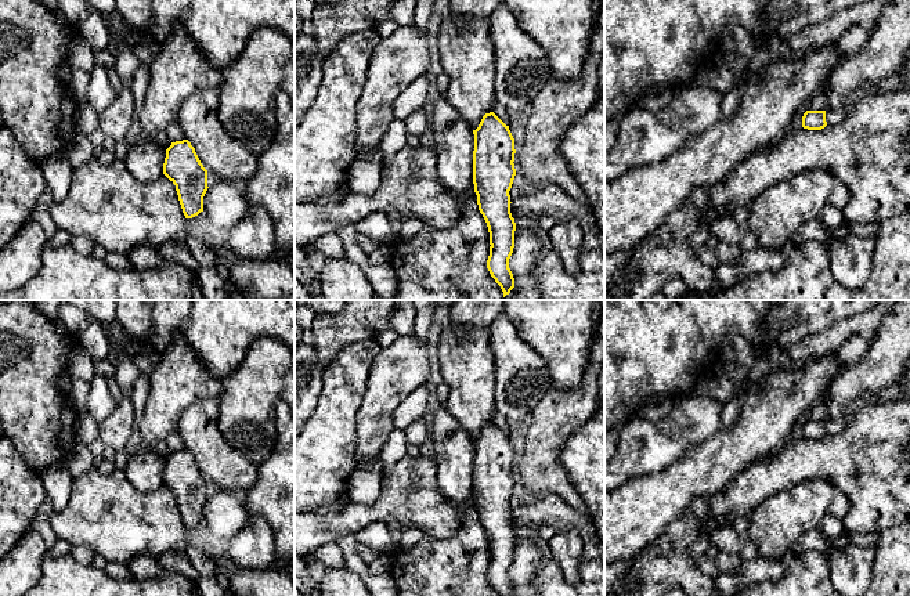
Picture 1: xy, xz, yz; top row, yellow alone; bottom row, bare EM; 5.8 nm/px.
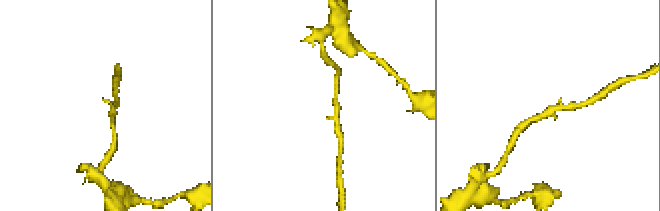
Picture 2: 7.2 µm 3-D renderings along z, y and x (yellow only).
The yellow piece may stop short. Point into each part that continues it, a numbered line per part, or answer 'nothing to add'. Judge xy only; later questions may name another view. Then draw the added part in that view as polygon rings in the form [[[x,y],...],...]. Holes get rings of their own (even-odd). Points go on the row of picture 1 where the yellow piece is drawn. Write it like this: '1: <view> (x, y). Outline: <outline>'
nothing to add

